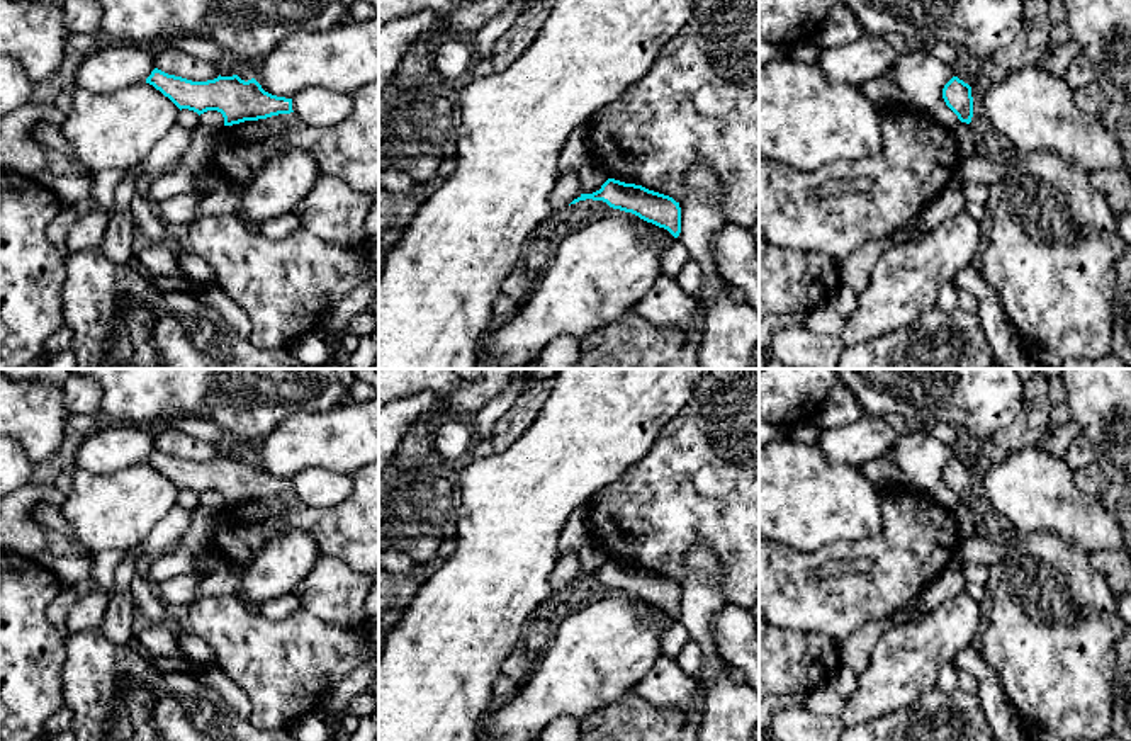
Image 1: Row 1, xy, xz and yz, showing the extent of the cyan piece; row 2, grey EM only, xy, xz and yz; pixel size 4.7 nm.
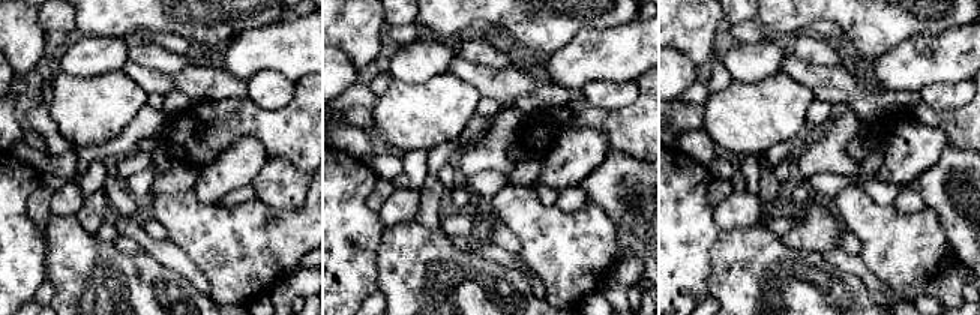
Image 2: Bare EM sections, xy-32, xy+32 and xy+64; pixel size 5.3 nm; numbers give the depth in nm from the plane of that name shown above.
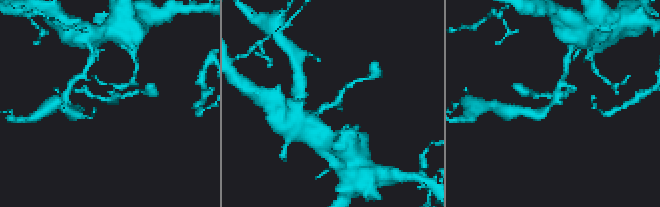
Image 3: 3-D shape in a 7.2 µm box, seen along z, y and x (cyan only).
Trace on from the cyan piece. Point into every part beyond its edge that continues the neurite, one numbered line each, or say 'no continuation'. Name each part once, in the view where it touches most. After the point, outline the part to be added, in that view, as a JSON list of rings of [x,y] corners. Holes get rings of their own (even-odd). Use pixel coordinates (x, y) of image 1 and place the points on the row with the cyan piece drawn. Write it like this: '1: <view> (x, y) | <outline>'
no continuation

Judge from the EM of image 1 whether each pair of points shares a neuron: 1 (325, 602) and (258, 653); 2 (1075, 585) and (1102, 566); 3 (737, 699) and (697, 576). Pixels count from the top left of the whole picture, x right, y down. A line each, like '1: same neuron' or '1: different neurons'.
1: different neurons
2: different neurons
3: same neuron

